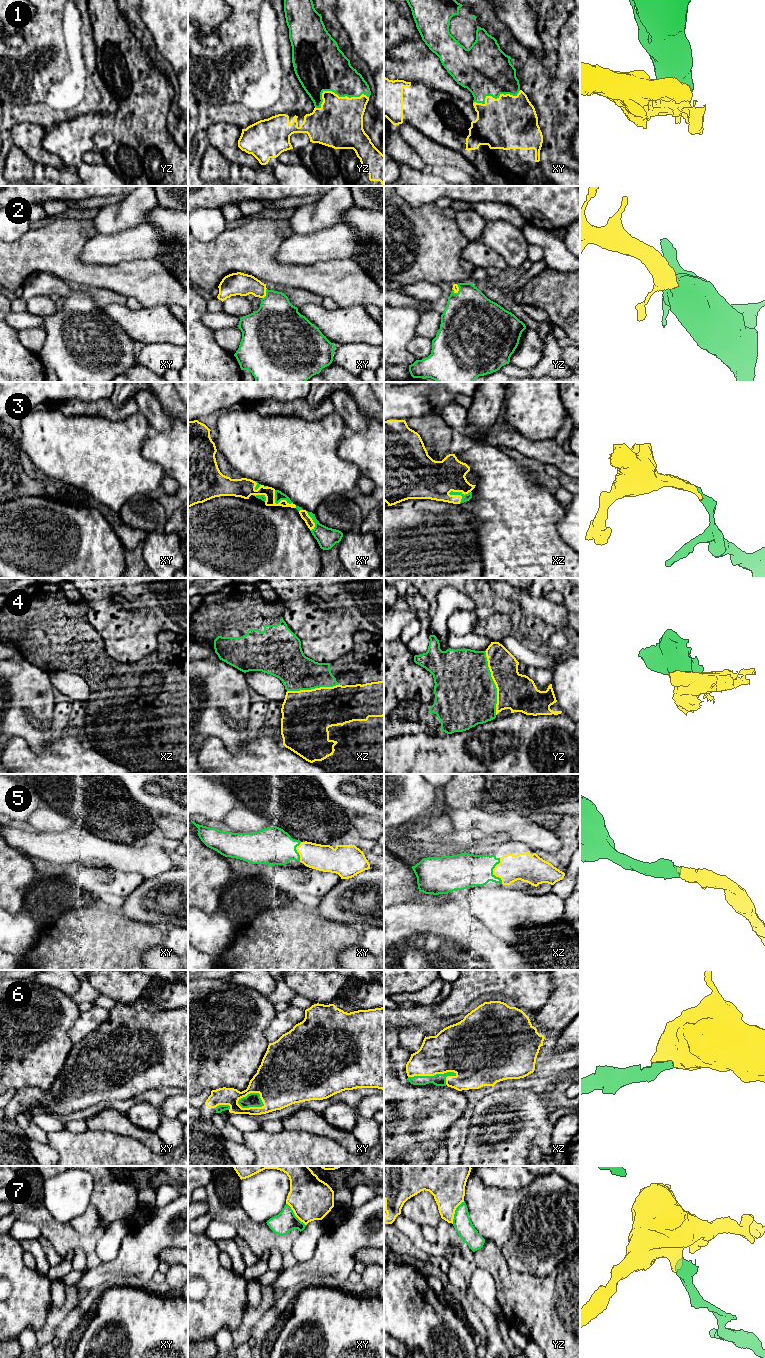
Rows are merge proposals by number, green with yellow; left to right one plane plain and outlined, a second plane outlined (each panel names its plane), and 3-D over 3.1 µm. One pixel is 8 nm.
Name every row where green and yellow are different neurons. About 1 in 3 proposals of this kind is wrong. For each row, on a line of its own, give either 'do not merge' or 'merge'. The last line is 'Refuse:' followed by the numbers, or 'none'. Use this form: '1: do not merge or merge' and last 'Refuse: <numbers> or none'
1: merge
2: merge
3: merge
4: merge
5: merge
6: merge
7: do not merge
Refuse: 7

